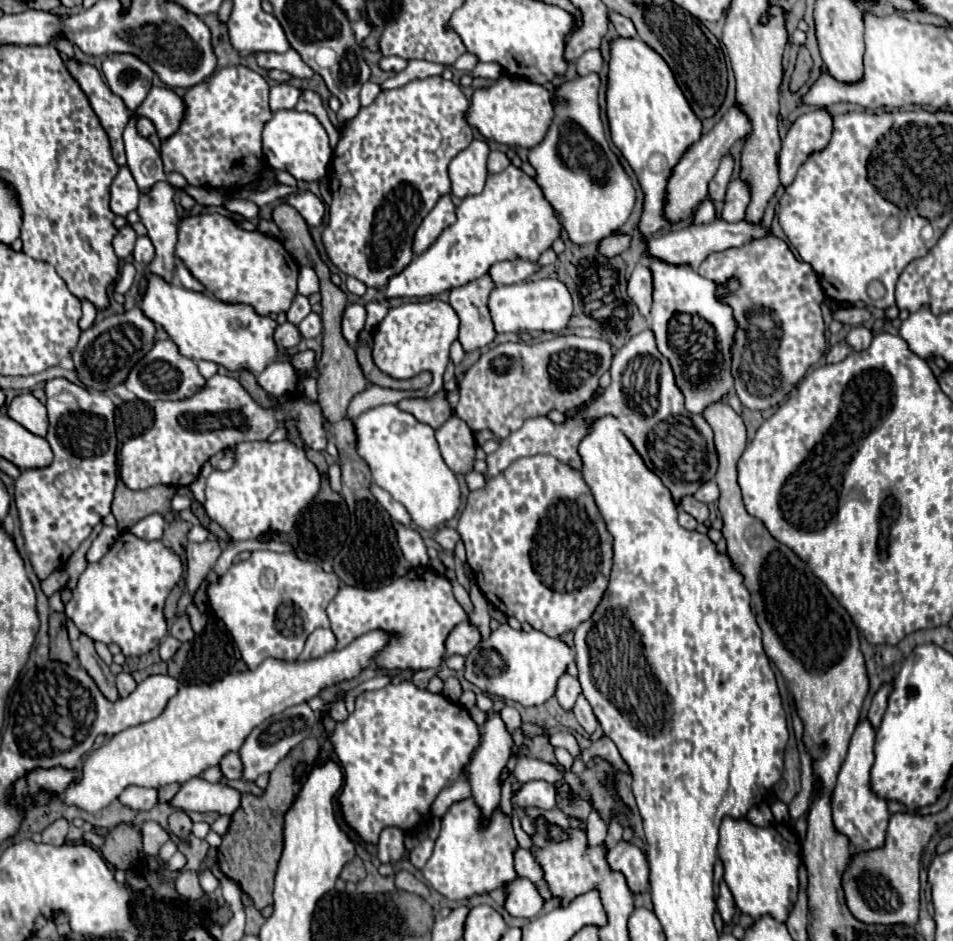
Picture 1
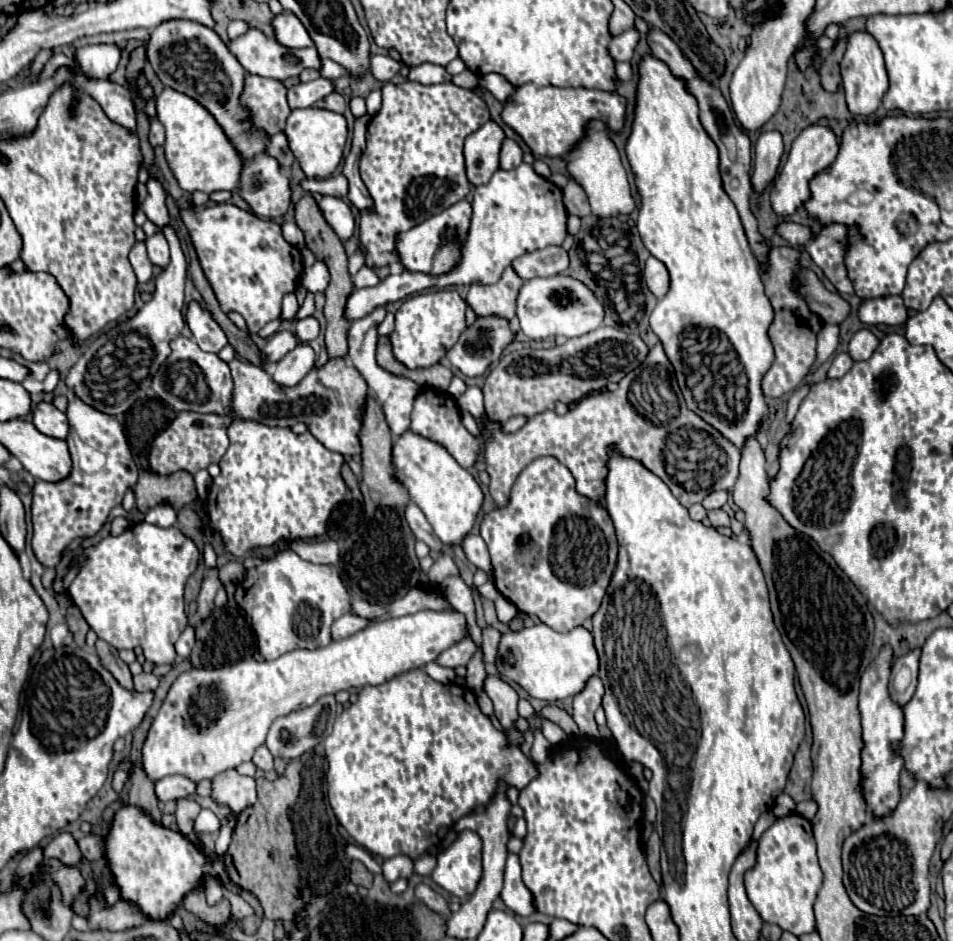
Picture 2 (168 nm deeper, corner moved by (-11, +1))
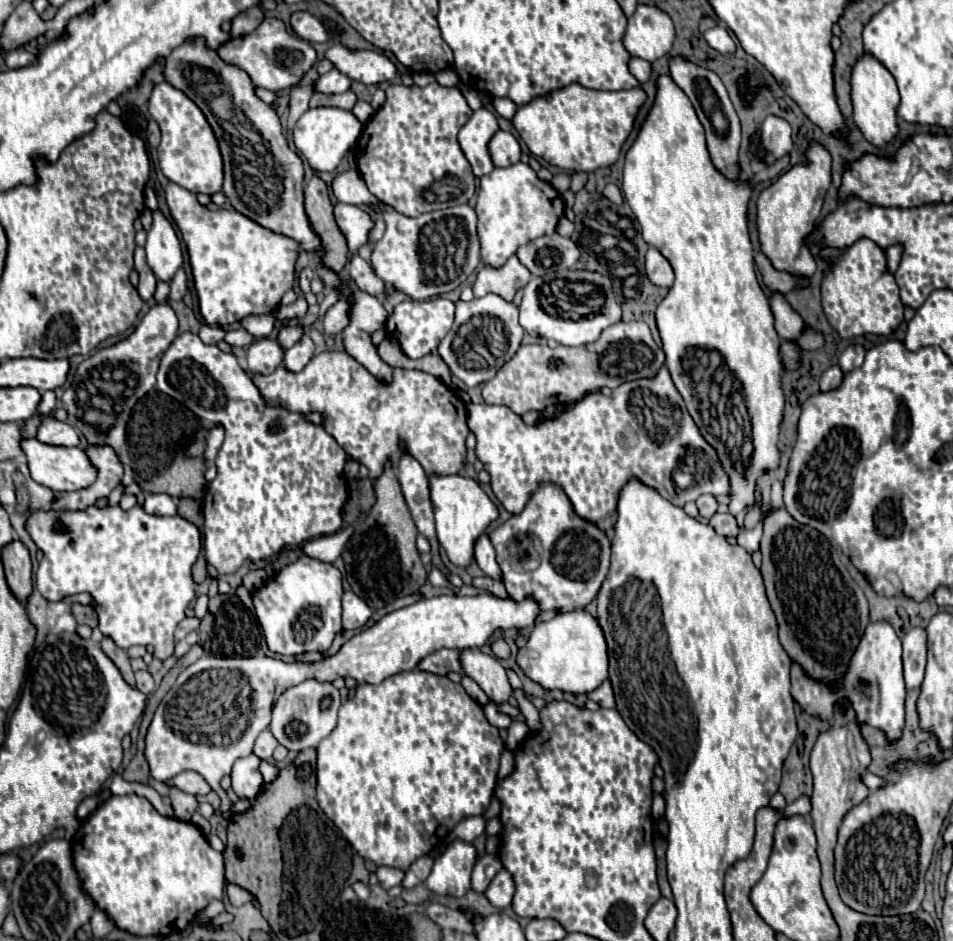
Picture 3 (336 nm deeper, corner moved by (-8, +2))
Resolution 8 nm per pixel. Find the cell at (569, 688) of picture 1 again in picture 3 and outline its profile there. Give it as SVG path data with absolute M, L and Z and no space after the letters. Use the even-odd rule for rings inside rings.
M605 680L597 690L587 694L589 700L595 700L603 708L615 708L615 698L613 698L613 686L609 680Z

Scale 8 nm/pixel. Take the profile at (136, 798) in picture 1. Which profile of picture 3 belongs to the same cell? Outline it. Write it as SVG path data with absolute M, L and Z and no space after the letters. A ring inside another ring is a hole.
M191 770L191 772L181 772L181 774L177 774L177 776L171 778L167 784L169 784L169 786L177 786L179 790L183 790L183 792L187 792L187 794L193 794L193 796L197 796L197 794L205 796L205 794L211 792L211 786L205 782L205 778L201 778L201 774L193 772L193 770Z

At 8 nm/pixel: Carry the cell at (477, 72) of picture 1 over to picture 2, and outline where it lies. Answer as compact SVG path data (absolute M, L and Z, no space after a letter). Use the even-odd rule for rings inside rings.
M488 73L488 75L480 75L480 87L486 87L498 101L506 101L506 97L514 91L512 83L508 83L508 79L504 79L504 75L496 75L496 73Z

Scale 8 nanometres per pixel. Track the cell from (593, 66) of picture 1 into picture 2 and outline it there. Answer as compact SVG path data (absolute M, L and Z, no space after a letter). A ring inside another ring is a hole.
M628 29L626 33L622 33L610 41L608 53L612 55L614 61L630 61L636 41L638 41L638 33L634 29Z

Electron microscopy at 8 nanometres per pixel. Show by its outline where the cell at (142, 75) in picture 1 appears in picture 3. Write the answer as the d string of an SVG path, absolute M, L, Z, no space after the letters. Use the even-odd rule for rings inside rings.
M159 210L153 212L153 226L147 232L145 250L147 250L147 264L153 270L153 274L163 282L171 282L171 278L183 264L183 254L181 254L181 242L171 222Z

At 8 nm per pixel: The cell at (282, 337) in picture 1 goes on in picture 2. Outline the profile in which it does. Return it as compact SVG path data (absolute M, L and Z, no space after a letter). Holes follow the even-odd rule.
M276 331L276 333L268 339L266 347L262 349L262 359L264 359L266 363L276 363L276 361L282 359L288 351L292 351L296 345L298 345L296 333L292 333L292 331Z

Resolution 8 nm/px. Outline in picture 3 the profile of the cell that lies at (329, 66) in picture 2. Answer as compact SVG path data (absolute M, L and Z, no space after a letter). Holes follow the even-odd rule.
M333 44L325 56L335 64L337 70L363 84L389 82L397 74L395 64L381 52L373 52L373 50L351 52L341 44Z

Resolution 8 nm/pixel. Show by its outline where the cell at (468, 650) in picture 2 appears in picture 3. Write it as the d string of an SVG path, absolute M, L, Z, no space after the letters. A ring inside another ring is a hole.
M437 650L429 656L425 656L419 664L417 670L425 670L437 676L445 676L449 672L459 672L461 662L459 662L459 652L457 650Z

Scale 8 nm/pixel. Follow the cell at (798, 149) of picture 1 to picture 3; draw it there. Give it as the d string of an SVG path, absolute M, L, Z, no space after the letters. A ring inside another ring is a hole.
M811 144L807 150L807 164L793 166L783 174L773 186L763 190L757 198L757 232L761 252L771 260L775 270L789 272L793 276L811 278L817 270L817 263L807 236L815 230L815 220L819 218L821 204L827 188L831 186L831 156L819 146Z

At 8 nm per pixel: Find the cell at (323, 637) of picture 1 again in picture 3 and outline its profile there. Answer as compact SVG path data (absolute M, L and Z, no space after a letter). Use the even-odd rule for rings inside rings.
M353 592L343 594L343 628L355 630L367 624L371 618L371 608Z

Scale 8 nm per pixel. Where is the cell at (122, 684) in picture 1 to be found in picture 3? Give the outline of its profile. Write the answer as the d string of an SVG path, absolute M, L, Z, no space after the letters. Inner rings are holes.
M137 670L135 680L137 680L137 690L141 690L143 694L151 694L155 690L155 682L147 670Z

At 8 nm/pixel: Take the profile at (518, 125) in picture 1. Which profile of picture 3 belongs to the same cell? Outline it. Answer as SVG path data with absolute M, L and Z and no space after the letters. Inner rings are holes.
M569 84L561 90L547 94L545 98L539 96L539 98L531 100L529 104L521 106L513 118L513 124L533 156L543 158L547 164L557 166L561 170L595 172L597 168L609 168L617 162L621 146L629 138L633 124L635 124L635 116L645 100L647 100L647 94L639 86L631 88L631 90L603 92L603 90L589 90L581 84Z

